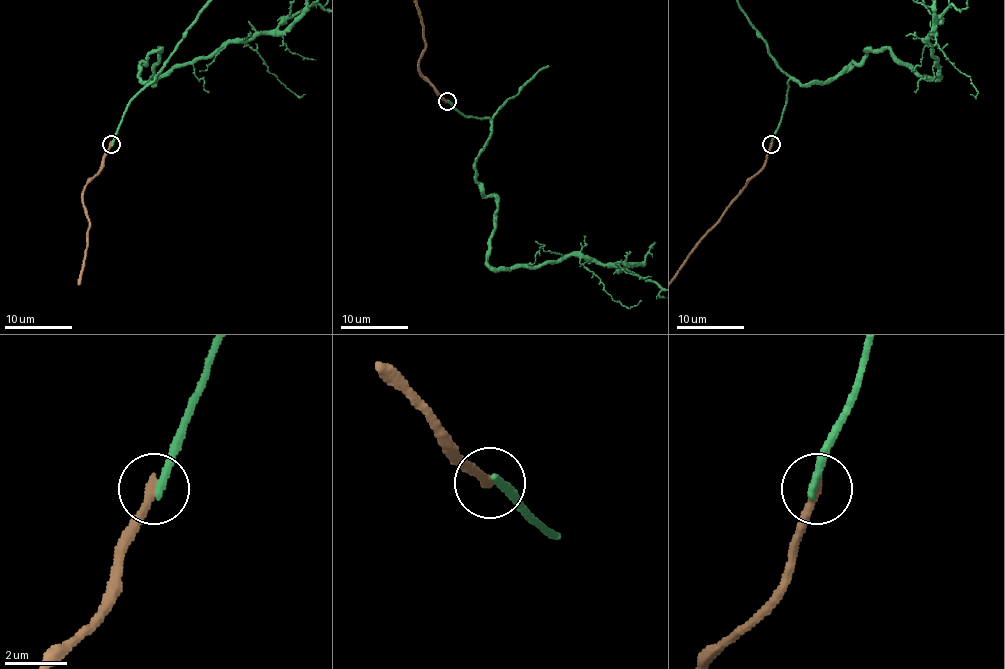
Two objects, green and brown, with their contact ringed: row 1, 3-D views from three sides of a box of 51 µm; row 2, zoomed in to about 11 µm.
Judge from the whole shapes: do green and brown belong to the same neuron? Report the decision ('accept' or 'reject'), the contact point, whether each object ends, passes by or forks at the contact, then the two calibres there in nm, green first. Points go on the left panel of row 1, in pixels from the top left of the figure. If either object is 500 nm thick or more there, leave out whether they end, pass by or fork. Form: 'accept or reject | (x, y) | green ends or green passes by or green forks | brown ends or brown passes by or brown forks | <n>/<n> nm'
reject | (111, 144) | green ends | brown ends | 280/320 nm

